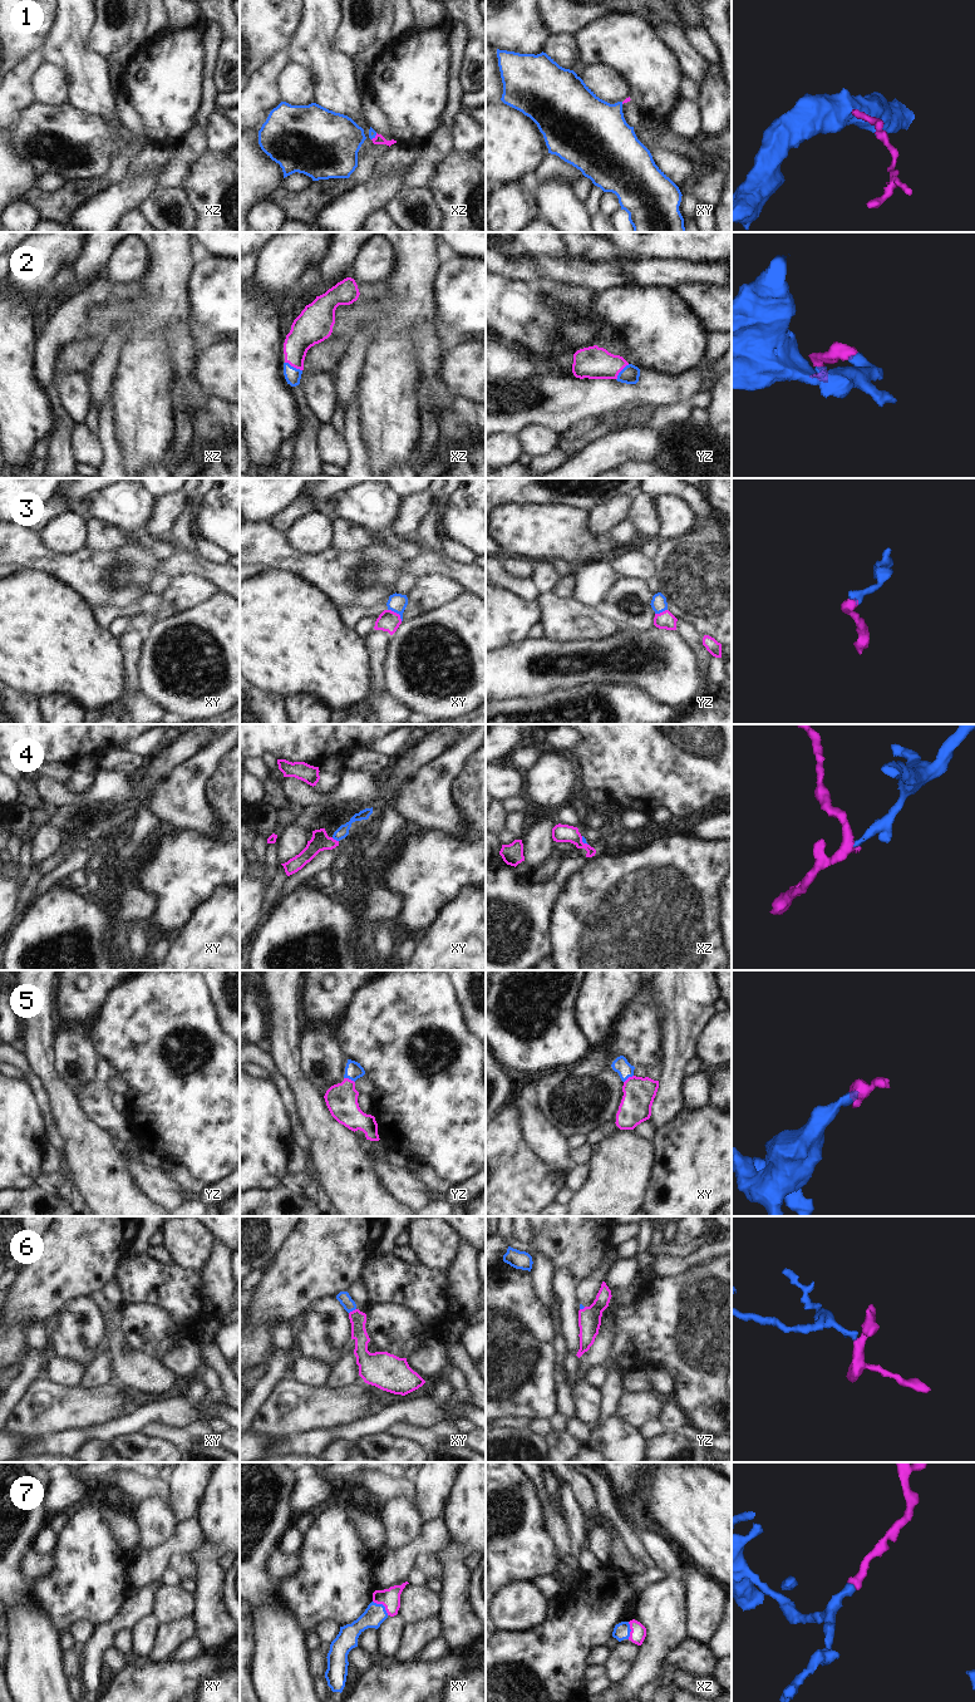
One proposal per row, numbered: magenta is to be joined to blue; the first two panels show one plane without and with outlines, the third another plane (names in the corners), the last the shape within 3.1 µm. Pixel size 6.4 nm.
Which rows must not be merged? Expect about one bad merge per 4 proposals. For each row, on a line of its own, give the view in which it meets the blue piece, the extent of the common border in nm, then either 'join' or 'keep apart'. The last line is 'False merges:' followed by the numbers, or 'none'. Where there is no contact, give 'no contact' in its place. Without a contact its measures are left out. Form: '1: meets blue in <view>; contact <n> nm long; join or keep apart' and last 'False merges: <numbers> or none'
1: meets blue in xz; contact 60 nm long; join
2: meets blue in xz; contact 130 nm long; join
3: meets blue in xy; contact 120 nm long; join
4: meets blue in xy; contact 50 nm long; keep apart
5: meets blue in yz; contact 80 nm long; join
6: meets blue in xy; contact 60 nm long; join
7: meets blue in xy; contact 140 nm long; join
False merges: 4

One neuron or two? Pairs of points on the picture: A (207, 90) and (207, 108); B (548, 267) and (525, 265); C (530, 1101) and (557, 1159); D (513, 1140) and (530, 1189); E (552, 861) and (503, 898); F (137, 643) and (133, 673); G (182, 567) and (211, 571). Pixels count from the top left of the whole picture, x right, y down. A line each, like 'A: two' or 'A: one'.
A: one
B: one
C: one
D: one
E: two
F: one
G: one

